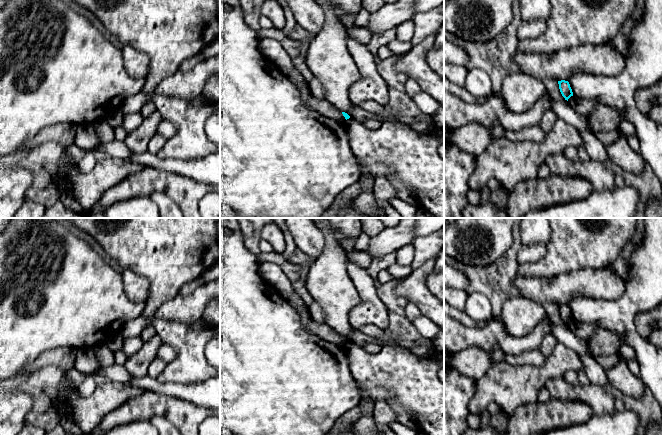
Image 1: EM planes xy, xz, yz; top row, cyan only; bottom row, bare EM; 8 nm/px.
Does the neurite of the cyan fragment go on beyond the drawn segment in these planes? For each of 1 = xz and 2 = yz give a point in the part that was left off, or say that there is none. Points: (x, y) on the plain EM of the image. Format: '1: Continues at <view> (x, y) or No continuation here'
1: No continuation here
2: No continuation here

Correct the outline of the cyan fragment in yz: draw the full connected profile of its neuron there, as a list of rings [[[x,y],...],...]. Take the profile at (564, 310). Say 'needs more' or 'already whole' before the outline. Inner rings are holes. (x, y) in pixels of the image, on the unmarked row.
already whole; [[[561,304],[561,305],[558,305],[558,308],[559,308],[559,313],[562,320],[565,322],[565,324],[568,325],[568,323],[571,320],[573,320],[573,316],[572,316],[569,306],[565,304]]]

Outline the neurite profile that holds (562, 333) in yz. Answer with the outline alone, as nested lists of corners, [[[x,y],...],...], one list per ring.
[[[552,324],[550,332],[554,335],[557,342],[573,349],[578,355],[592,356],[589,352],[586,340],[575,335],[567,325]]]

